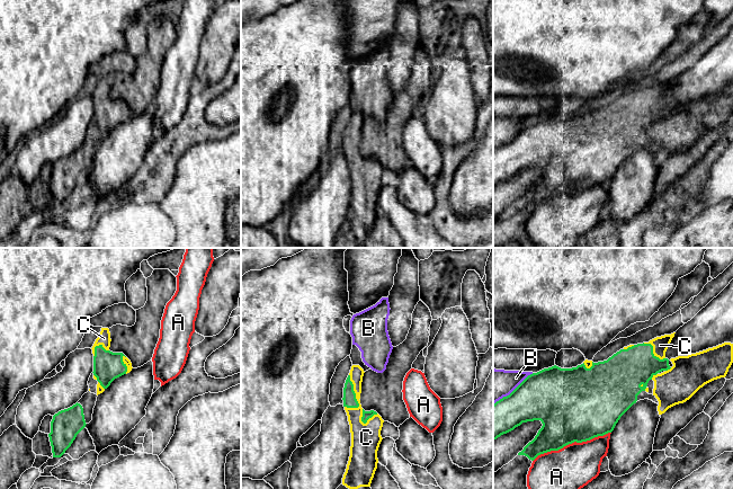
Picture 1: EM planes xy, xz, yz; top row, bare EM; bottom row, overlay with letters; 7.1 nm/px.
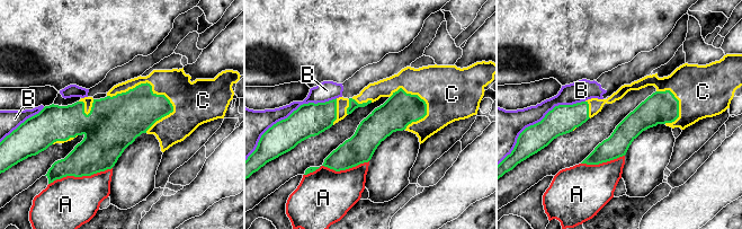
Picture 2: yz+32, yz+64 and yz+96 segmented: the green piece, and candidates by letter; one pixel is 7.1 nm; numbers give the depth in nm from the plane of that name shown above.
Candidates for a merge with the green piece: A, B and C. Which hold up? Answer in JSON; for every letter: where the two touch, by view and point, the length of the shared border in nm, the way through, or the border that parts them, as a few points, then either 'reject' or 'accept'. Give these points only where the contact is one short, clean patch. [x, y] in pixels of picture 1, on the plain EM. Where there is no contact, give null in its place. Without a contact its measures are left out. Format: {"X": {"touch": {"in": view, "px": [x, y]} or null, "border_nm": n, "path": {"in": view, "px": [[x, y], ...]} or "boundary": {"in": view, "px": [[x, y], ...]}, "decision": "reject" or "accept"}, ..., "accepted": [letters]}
{"A": {"touch": {"in": "yz", "px": [571, 190]}, "border_nm": 600, "decision": "reject"}, "B": {"touch": {"in": "yz", "px": [514, 138]}, "border_nm": 360, "decision": "reject"}, "C": {"touch": {"in": "xz", "px": [354, 139]}, "border_nm": 260, "decision": "accept"}, "accepted": ["C"]}

